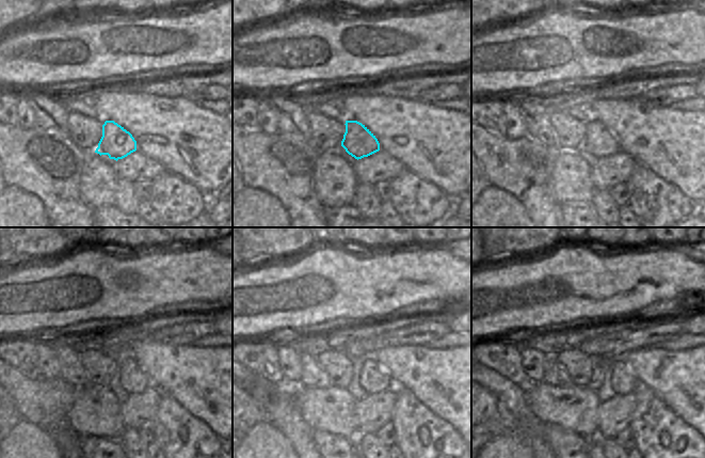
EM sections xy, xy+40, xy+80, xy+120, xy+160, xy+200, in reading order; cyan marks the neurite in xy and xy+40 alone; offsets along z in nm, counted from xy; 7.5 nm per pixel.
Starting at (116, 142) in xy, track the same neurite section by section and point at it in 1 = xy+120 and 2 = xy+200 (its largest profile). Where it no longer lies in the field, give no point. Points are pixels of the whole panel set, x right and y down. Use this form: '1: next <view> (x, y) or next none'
1: next xy+120 (132, 379)
2: next xy+200 (622, 380)

